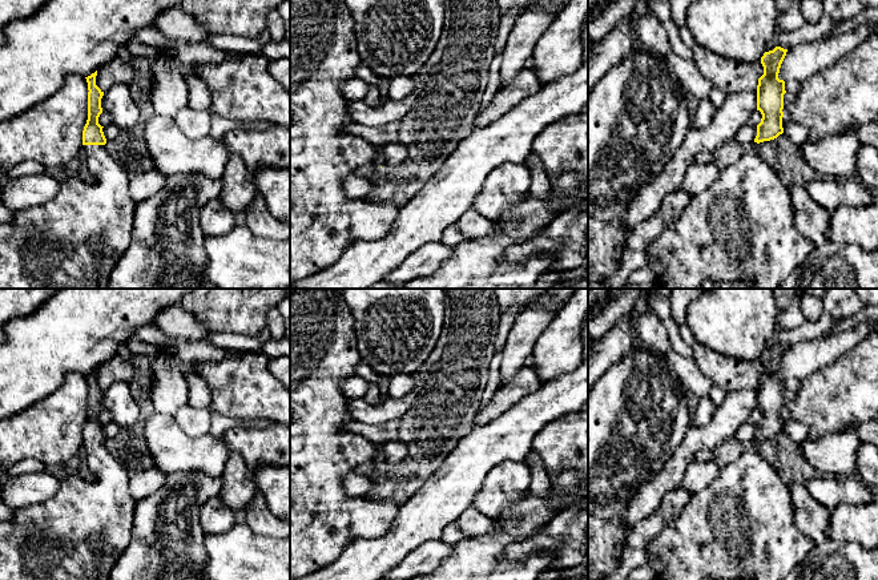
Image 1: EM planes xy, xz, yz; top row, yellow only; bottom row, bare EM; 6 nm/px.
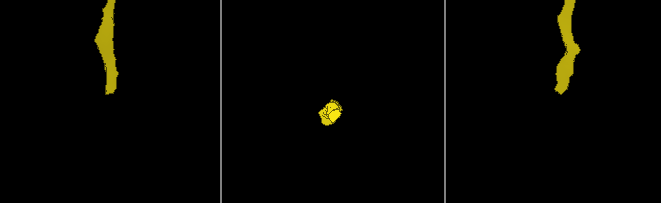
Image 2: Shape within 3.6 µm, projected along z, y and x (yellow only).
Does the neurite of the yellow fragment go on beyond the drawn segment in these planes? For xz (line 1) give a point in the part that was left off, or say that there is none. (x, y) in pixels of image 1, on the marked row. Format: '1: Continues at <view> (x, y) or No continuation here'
1: No continuation here

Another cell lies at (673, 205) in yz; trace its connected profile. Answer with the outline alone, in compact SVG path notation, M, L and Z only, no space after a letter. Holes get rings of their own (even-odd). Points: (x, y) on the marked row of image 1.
M682 189L666 194L658 212L631 230L627 247L645 250L656 238L680 219L690 201L692 196Z

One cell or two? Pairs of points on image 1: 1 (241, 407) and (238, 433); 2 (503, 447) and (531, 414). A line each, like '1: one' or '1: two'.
1: two
2: one

